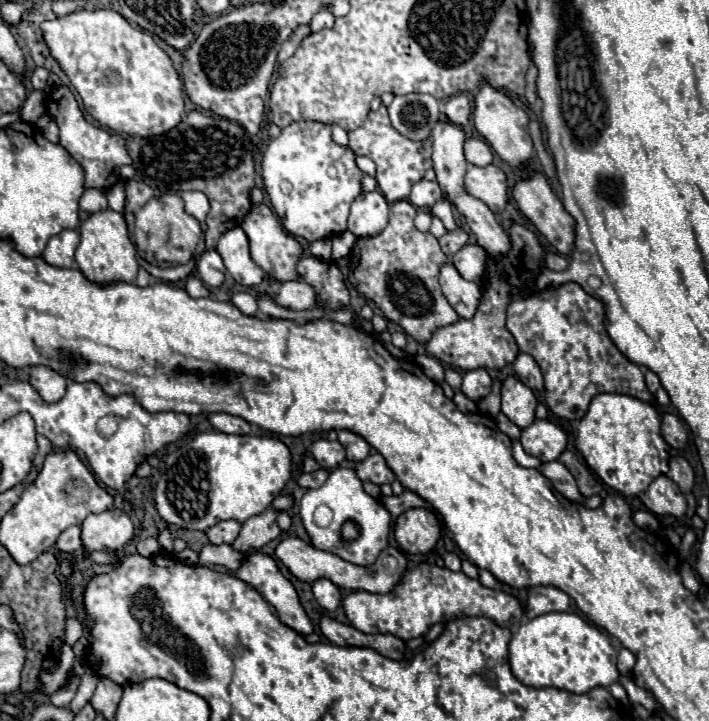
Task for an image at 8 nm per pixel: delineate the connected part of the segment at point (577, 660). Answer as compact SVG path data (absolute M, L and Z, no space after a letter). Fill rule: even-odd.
M550 612L522 624L508 648L512 672L526 686L554 686L584 694L596 686L608 688L620 676L616 668L618 652L614 650L610 636L572 612Z

